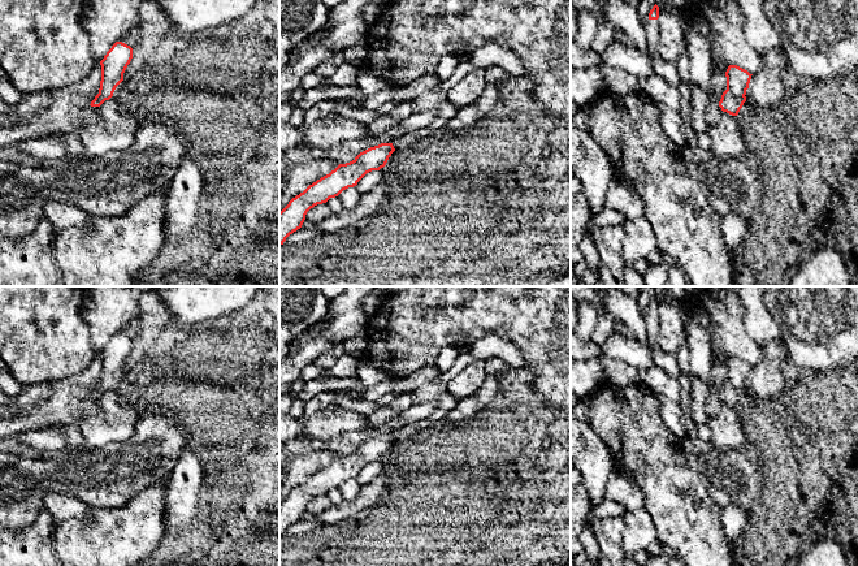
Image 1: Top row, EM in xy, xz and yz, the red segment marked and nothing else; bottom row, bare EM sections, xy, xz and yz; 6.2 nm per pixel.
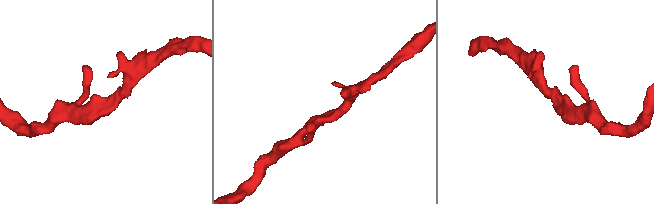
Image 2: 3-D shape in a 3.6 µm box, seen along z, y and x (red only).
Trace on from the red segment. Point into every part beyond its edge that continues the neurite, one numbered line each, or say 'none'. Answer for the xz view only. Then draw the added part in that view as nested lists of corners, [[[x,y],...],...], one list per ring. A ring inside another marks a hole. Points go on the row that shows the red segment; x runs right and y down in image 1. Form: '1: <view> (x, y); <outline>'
none

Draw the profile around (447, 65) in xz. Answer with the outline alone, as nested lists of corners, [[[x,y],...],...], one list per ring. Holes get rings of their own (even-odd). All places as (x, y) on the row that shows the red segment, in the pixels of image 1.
[[[446,56],[441,59],[436,68],[436,74],[441,81],[448,79],[459,66],[460,61],[462,59],[456,56]]]

